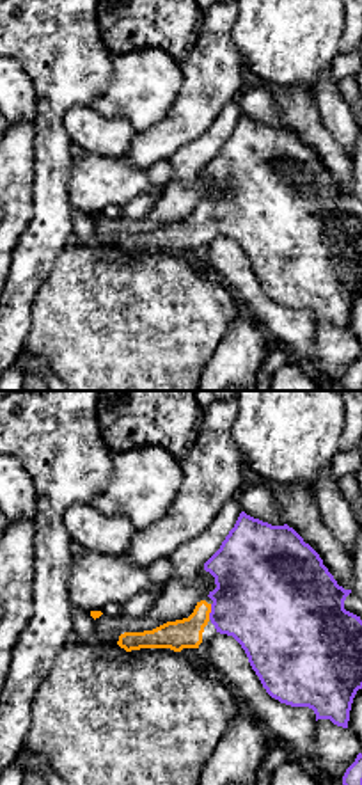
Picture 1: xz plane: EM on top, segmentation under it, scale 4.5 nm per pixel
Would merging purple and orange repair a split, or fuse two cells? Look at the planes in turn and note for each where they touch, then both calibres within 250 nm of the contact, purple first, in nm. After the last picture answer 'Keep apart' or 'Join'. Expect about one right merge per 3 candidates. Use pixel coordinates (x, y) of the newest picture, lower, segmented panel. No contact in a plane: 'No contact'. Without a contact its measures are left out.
Touches purple at (212, 611). Thickness 460 nm (purple) against 140 nm

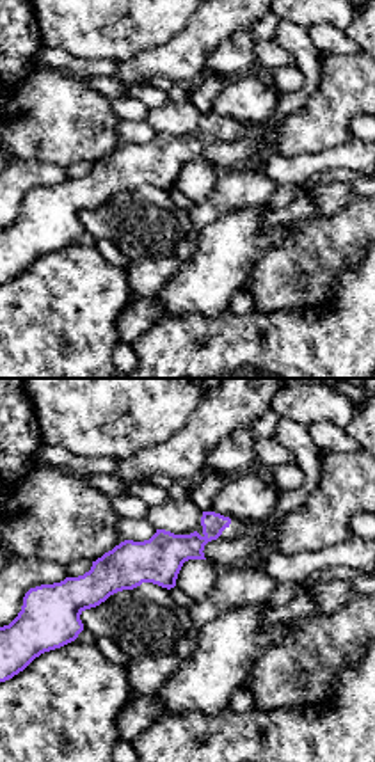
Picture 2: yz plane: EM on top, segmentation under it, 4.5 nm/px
No contact

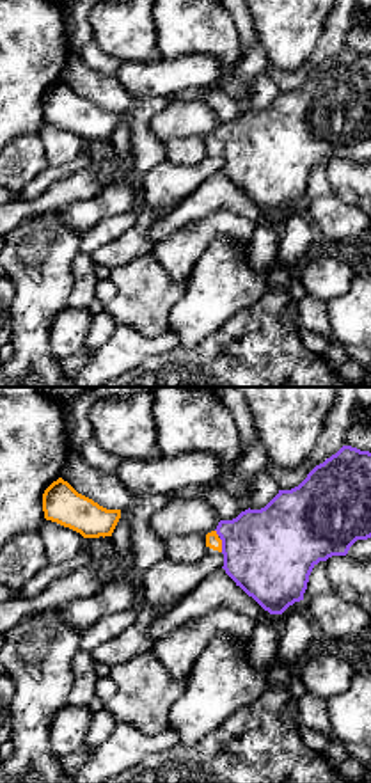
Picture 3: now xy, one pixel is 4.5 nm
Touches purple at (222, 545). Thickness 400 nm (purple) against 70 nm

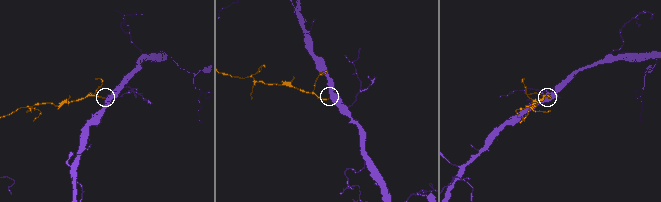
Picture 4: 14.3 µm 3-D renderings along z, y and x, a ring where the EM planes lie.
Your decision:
Join

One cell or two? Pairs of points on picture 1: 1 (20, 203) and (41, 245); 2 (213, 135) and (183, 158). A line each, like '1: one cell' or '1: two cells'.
1: two cells
2: one cell

